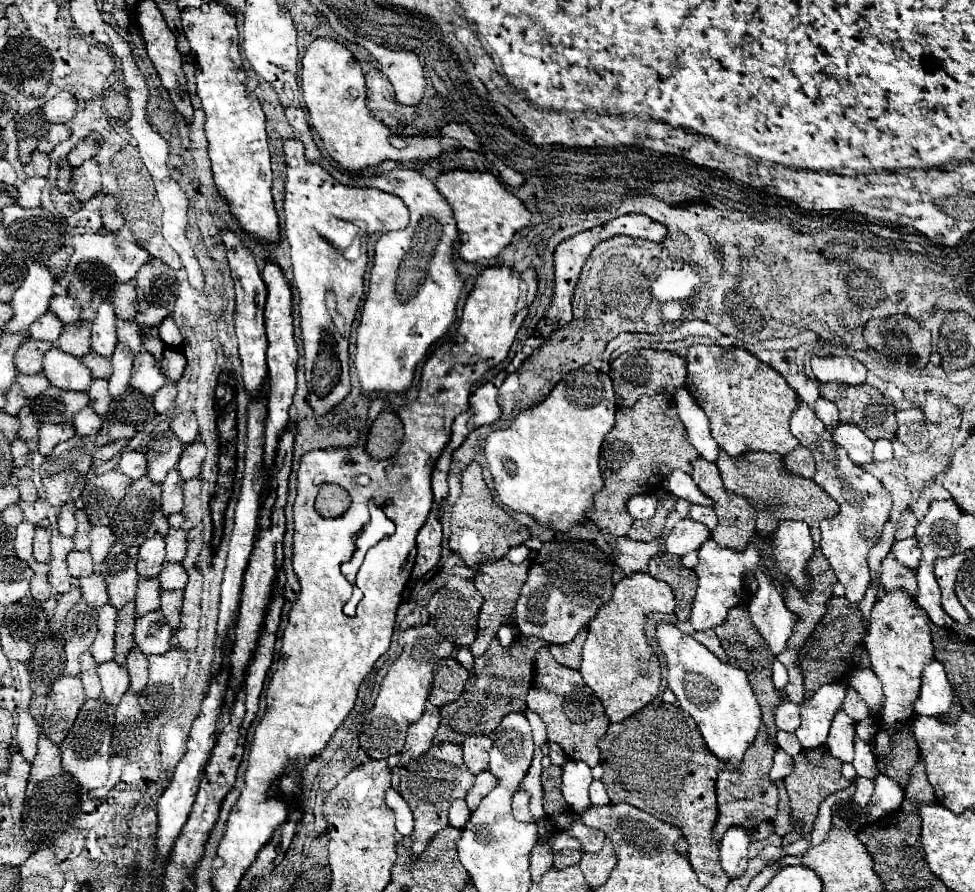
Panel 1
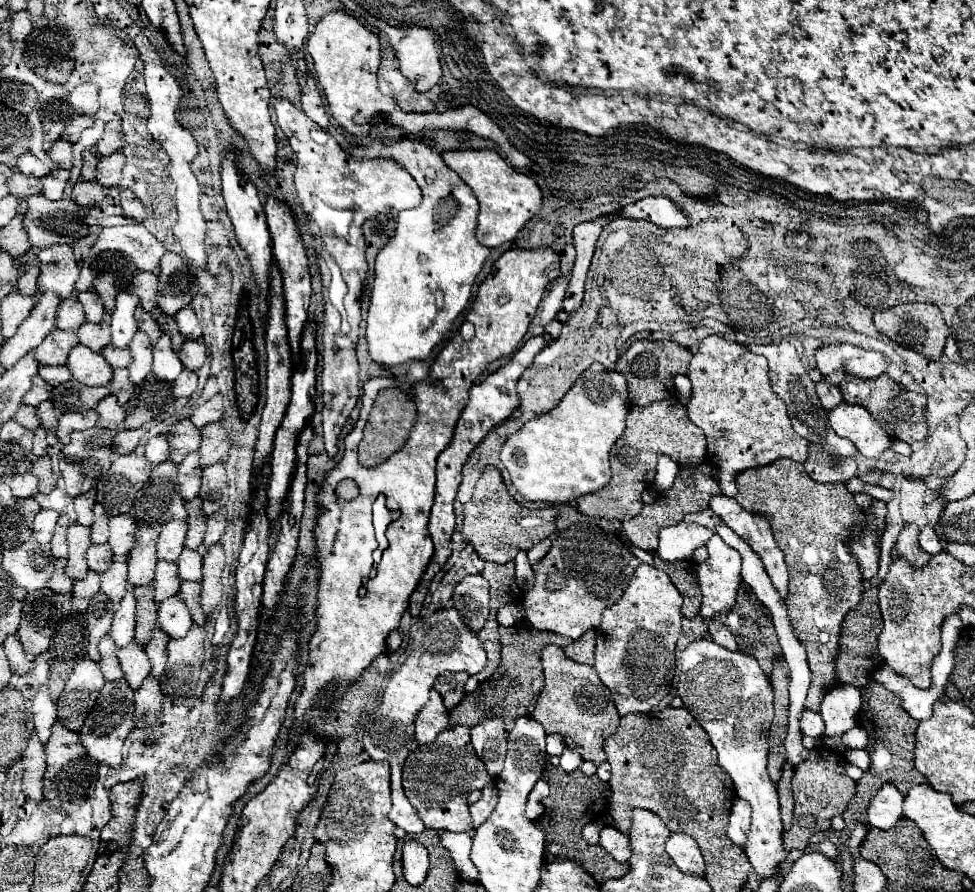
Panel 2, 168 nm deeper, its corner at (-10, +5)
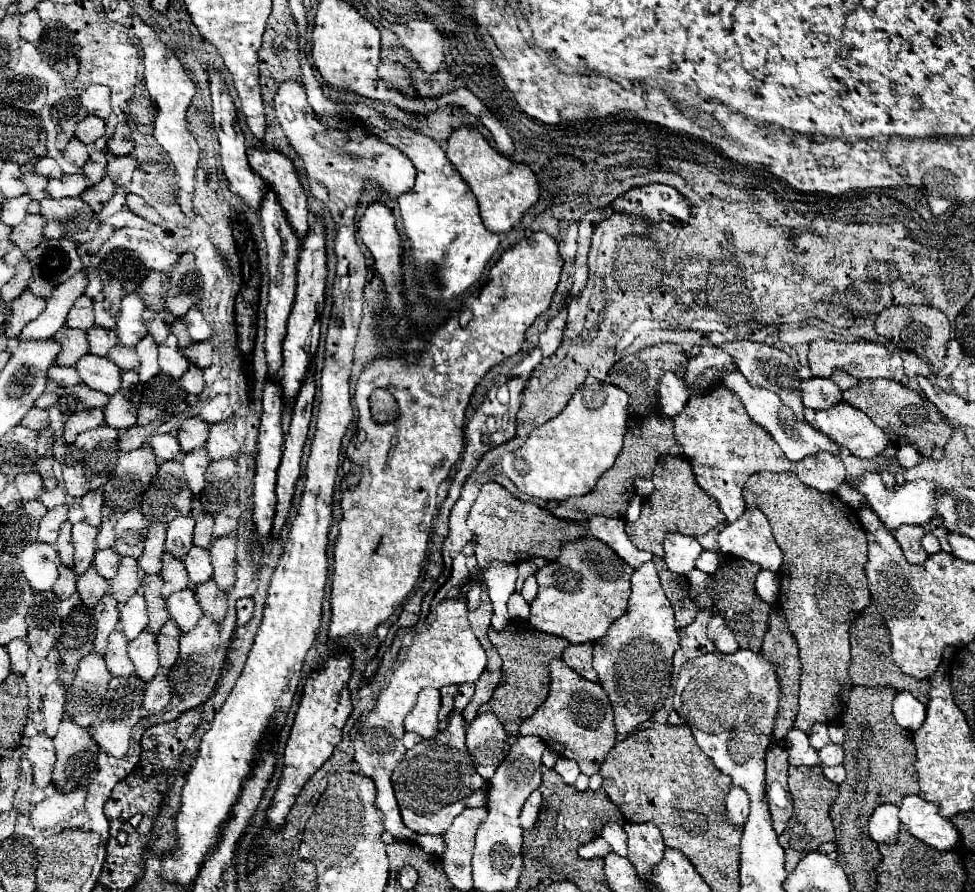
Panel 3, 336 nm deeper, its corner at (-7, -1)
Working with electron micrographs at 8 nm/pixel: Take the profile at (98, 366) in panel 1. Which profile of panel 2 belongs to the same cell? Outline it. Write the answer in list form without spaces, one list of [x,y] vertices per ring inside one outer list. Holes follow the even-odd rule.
[[[108,344],[100,354],[102,354],[102,356],[106,358],[106,362],[110,362],[114,368],[126,368],[126,366],[130,366],[130,362],[132,362],[132,354],[130,354],[128,348],[116,348],[116,346]]]

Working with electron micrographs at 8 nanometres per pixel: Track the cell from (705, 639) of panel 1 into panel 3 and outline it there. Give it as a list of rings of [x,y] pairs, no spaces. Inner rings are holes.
[[[715,614],[707,626],[707,636],[713,640],[715,648],[723,654],[733,654],[739,650],[737,646],[737,640],[733,636],[733,632],[725,626],[725,620],[723,620],[723,614]]]

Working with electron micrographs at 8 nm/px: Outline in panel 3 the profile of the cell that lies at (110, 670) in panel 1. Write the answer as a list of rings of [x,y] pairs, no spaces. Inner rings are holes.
[[[141,632],[133,642],[129,642],[127,654],[133,662],[133,674],[143,682],[153,680],[159,666],[155,636],[149,632]]]

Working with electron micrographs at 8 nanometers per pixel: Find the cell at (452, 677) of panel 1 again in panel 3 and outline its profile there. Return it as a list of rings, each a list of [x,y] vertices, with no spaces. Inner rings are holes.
[[[445,686],[441,688],[441,710],[439,710],[439,720],[447,718],[449,712],[453,710],[453,704],[455,704],[455,692],[457,692],[459,686]]]

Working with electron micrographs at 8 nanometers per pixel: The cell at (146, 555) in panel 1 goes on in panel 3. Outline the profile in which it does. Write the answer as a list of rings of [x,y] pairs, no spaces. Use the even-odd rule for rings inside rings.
[[[177,516],[167,524],[167,538],[165,538],[165,552],[173,554],[175,558],[183,558],[191,550],[193,540],[193,526],[195,520],[191,516]]]

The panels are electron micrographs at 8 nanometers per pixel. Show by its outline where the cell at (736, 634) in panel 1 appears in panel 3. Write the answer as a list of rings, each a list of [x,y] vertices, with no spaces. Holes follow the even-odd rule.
[[[731,556],[727,560],[727,568],[723,568],[717,574],[717,582],[713,586],[715,594],[719,596],[719,602],[715,608],[723,614],[727,626],[733,630],[733,634],[739,642],[739,648],[747,648],[753,652],[761,652],[763,636],[769,626],[769,610],[771,610],[771,606],[767,602],[763,602],[755,592],[755,576],[759,570],[761,568],[757,564]]]

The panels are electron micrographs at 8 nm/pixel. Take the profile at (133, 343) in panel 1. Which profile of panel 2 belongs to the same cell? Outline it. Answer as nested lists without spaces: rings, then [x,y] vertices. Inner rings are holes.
[[[138,308],[134,316],[136,316],[136,320],[138,320],[138,328],[140,328],[142,332],[146,332],[146,334],[150,336],[152,344],[154,344],[154,342],[162,336],[162,330],[160,330],[158,322],[154,320],[154,316],[152,316],[150,312],[144,312],[142,308]]]

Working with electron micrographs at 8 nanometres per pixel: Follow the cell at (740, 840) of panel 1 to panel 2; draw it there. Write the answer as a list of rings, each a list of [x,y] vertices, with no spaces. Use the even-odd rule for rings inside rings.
[[[736,798],[730,810],[730,822],[728,822],[728,836],[734,840],[734,844],[744,846],[746,832],[750,832],[750,804],[742,798]]]

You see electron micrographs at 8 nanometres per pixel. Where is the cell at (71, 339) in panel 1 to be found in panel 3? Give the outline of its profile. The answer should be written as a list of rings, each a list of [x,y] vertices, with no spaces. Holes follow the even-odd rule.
[[[93,326],[87,330],[87,342],[89,342],[89,354],[105,356],[109,348],[117,344],[117,334],[115,330],[105,330],[99,326]]]

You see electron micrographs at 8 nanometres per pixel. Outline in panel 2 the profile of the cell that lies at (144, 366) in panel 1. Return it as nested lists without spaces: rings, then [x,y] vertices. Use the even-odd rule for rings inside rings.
[[[162,334],[160,340],[154,344],[154,362],[152,362],[152,372],[162,378],[162,380],[176,380],[178,374],[182,372],[182,362],[178,354],[170,346],[170,336]]]

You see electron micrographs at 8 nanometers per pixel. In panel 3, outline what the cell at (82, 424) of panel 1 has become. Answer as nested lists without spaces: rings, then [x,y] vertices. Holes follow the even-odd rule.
[[[121,392],[109,398],[109,404],[103,408],[103,414],[105,414],[105,424],[117,430],[131,428],[135,426],[137,420],[137,408]]]

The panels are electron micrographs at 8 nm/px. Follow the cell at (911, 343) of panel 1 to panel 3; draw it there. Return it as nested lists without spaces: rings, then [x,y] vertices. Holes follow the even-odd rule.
[[[895,306],[883,310],[883,314],[875,322],[875,330],[879,336],[885,336],[895,348],[907,350],[917,354],[919,358],[927,360],[937,372],[937,368],[943,364],[945,352],[947,352],[947,342],[949,342],[949,320],[945,314],[937,308],[931,306]]]

